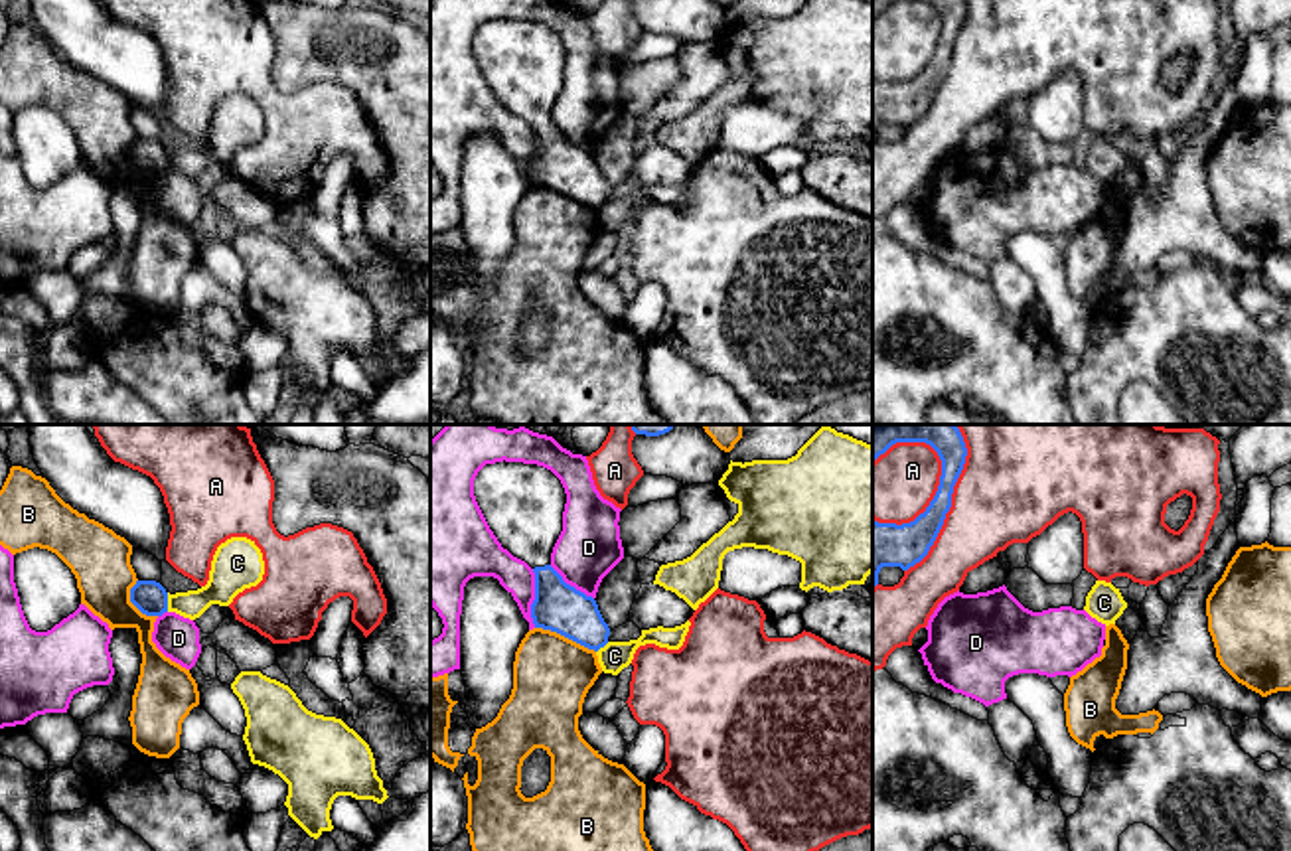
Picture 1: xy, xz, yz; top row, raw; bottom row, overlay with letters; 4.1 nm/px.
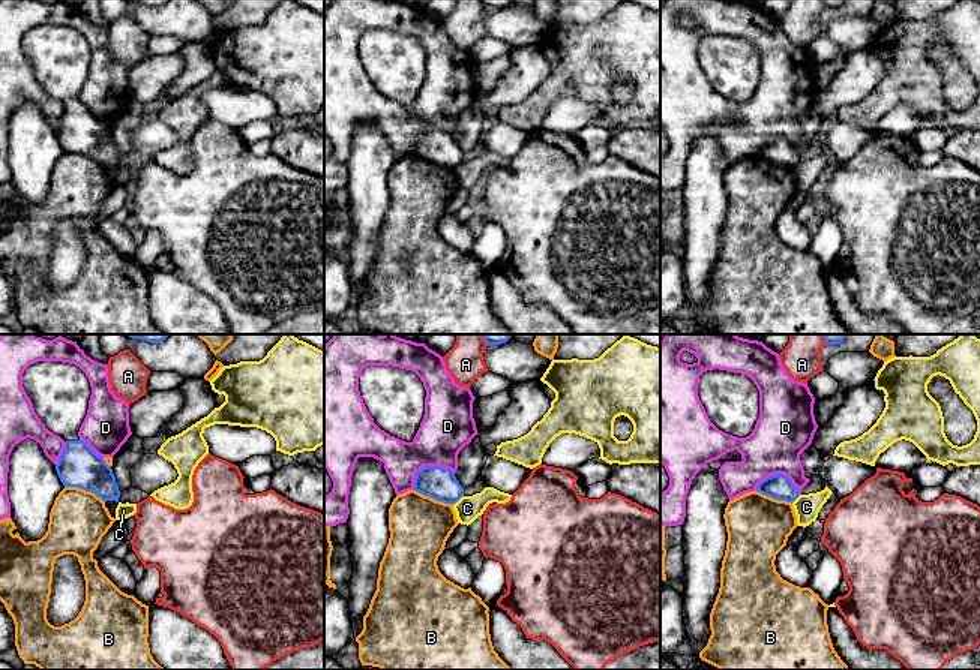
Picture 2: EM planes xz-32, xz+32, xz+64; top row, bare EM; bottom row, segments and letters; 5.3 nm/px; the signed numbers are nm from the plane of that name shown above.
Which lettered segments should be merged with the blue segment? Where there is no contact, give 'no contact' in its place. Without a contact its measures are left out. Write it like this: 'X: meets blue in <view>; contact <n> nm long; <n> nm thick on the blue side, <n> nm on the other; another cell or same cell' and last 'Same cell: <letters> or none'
A: meets blue in yz; contact 400 nm long; 180 nm thick on the blue side, 280 nm on the other; another cell
B: meets blue in xz; contact 260 nm long; 200 nm thick on the blue side, 320 nm on the other; another cell
C: meets blue in xy; contact 80 nm long; 140 nm thick on the blue side, 140 nm on the other; another cell
D: meets blue in xz; contact 240 nm long; 200 nm thick on the blue side, 220 nm on the other; another cell
Same cell: none

